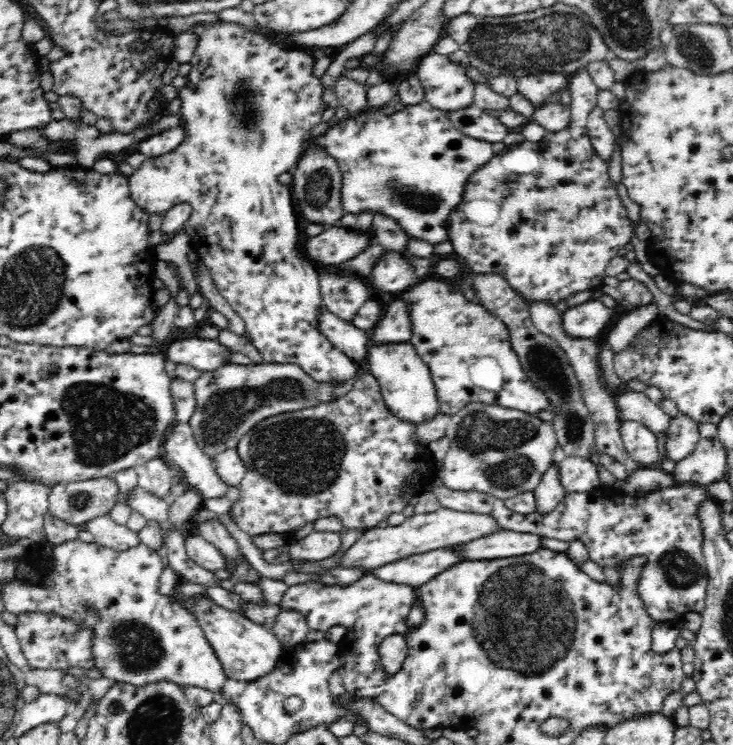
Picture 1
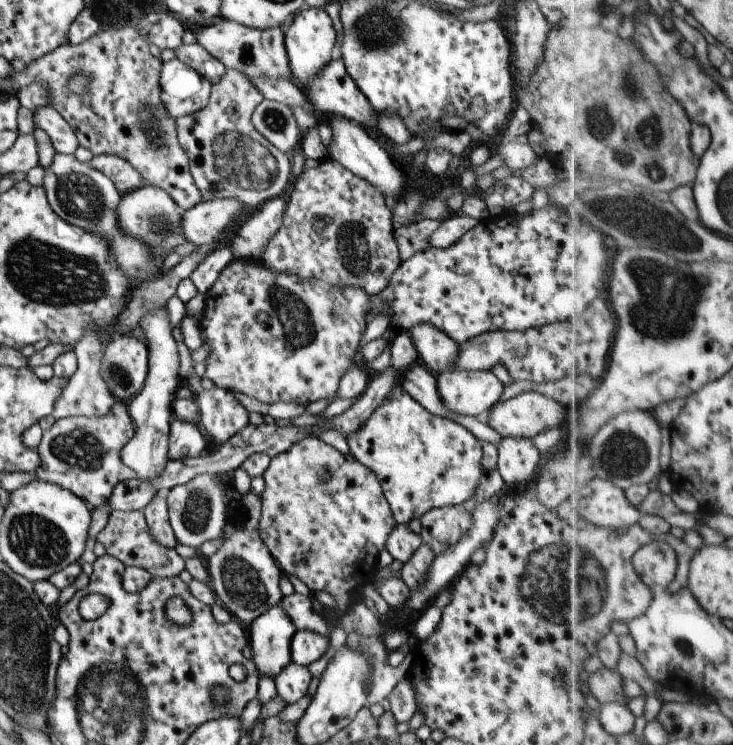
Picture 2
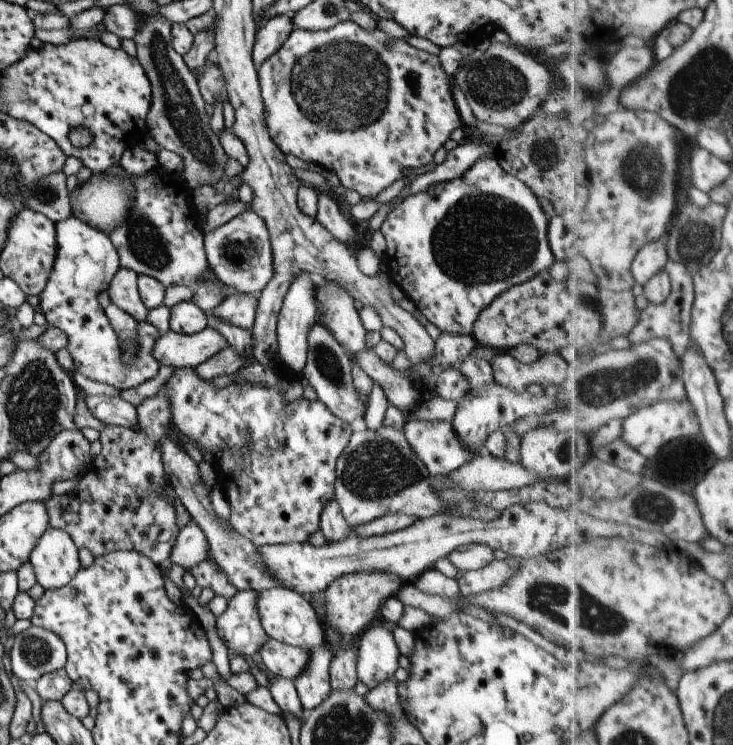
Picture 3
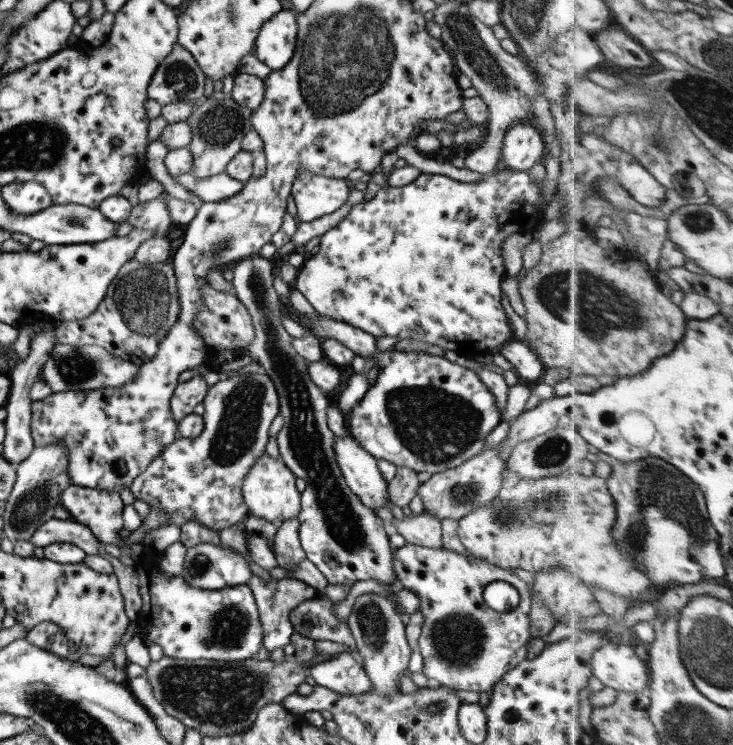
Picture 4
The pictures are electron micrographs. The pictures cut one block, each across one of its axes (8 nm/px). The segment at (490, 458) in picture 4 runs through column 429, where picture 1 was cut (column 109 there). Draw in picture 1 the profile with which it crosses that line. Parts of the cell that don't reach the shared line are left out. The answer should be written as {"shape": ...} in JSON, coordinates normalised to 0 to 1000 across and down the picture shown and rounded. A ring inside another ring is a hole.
{"shape":[[[141,639],[113,647],[70,654],[67,689],[95,705],[146,693],[162,675],[164,655],[157,643]]]}

